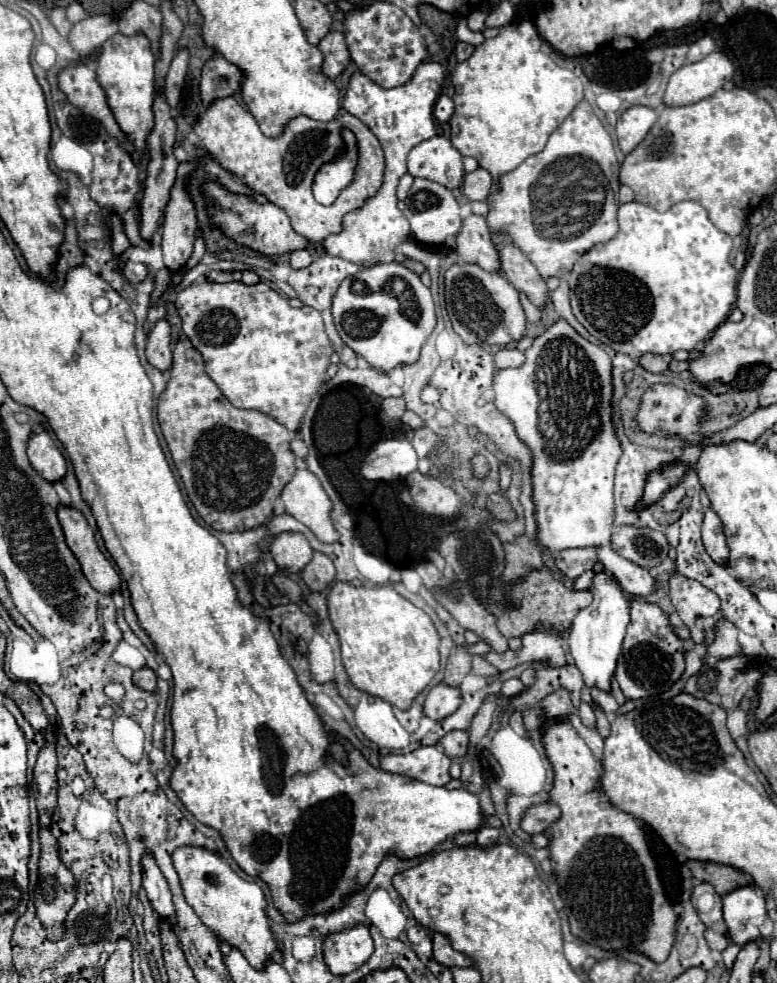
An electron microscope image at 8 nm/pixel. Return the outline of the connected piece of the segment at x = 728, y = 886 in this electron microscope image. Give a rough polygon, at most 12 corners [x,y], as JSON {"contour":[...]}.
{"contour":[[687,861],[695,879],[721,897],[751,883],[745,873],[719,863]]}

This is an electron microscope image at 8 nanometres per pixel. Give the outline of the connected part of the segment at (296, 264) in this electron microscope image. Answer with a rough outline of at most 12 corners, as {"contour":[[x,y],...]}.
{"contour":[[307,249],[291,253],[291,267],[303,269],[313,257]]}

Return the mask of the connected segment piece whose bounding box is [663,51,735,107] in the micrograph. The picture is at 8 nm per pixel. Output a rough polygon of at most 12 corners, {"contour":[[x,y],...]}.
{"contour":[[723,51],[677,69],[665,105],[691,105],[731,81]]}

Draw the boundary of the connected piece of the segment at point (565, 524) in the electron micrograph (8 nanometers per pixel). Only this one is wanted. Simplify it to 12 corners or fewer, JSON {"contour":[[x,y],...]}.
{"contour":[[559,319],[493,391],[533,453],[539,543],[609,543],[621,455],[611,359]]}

